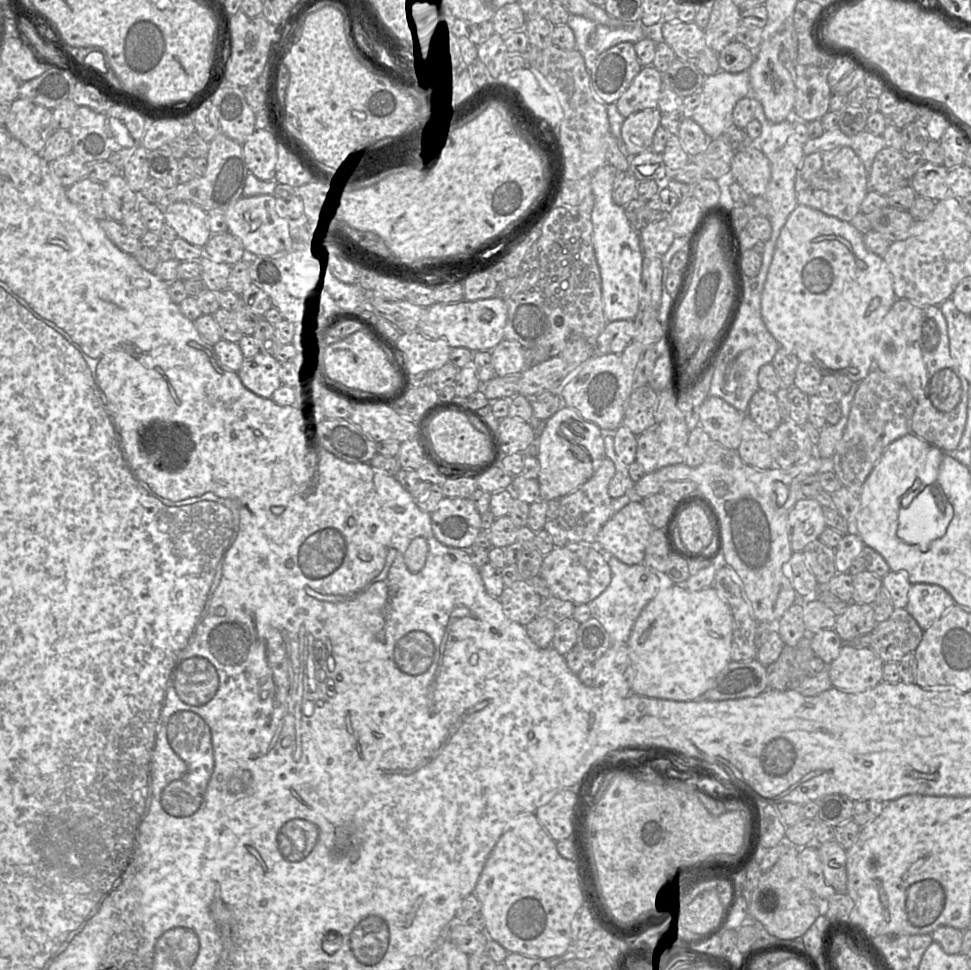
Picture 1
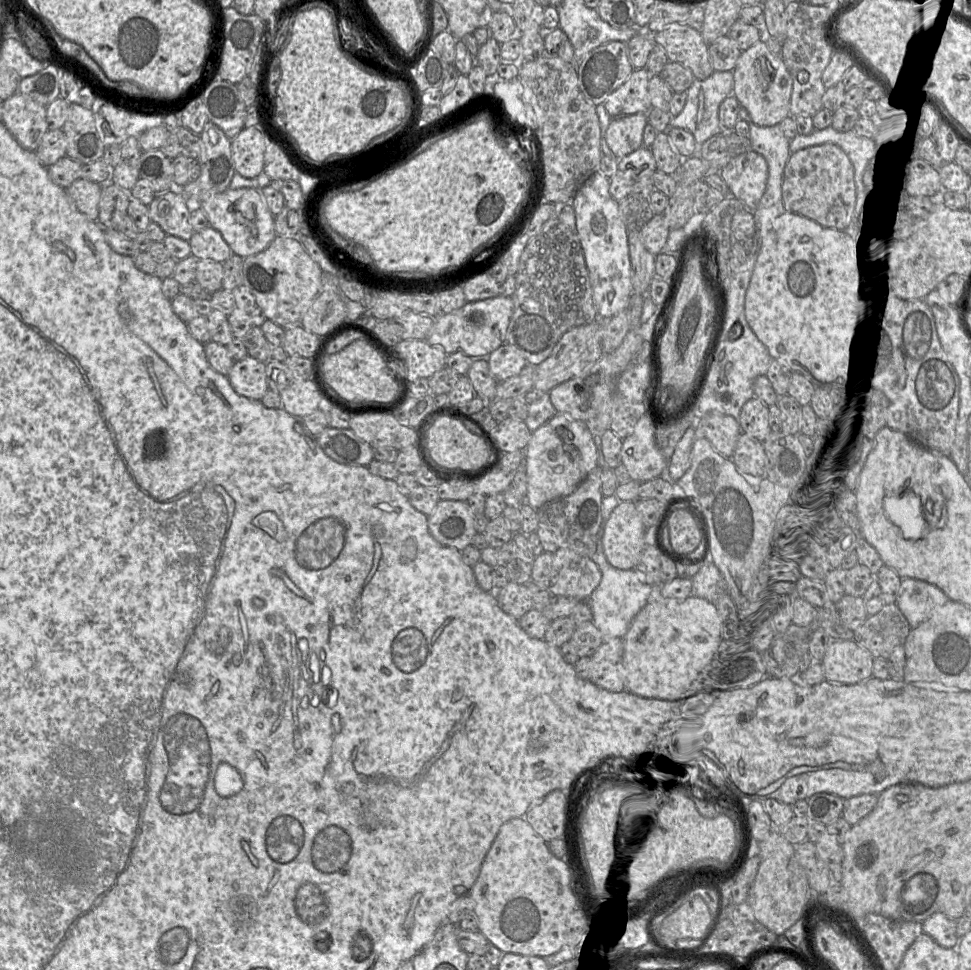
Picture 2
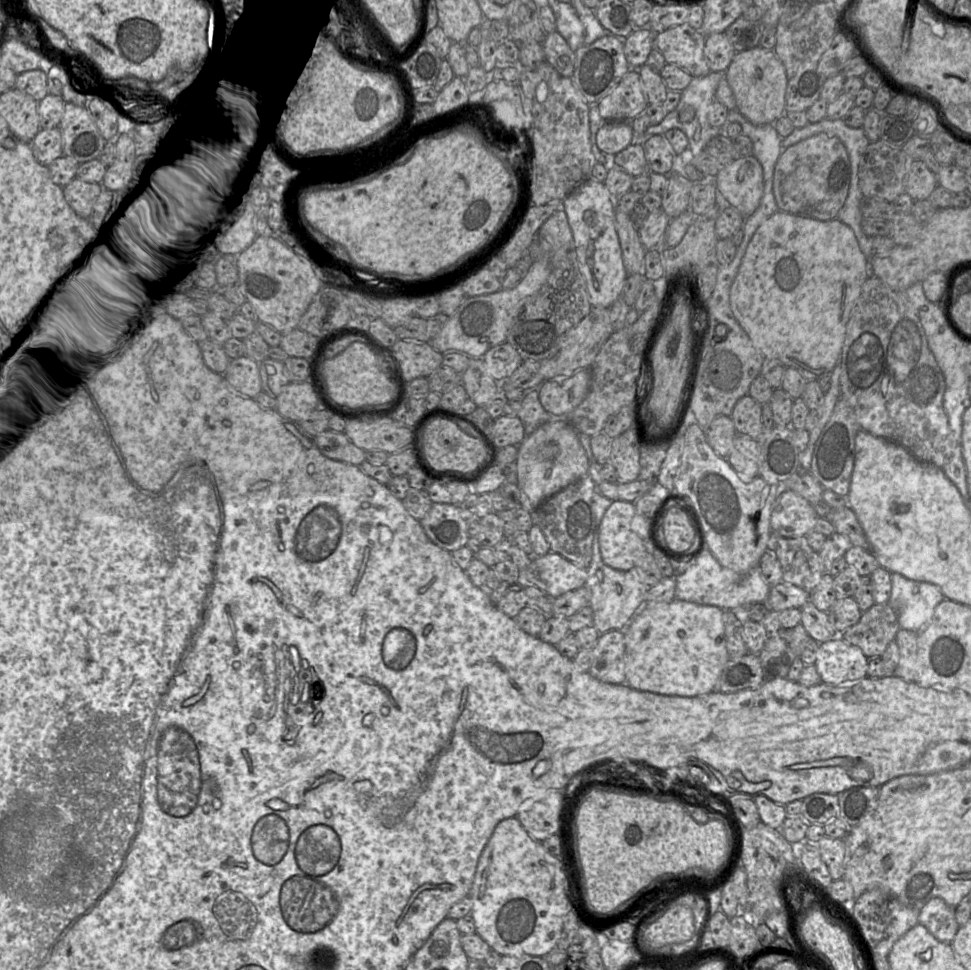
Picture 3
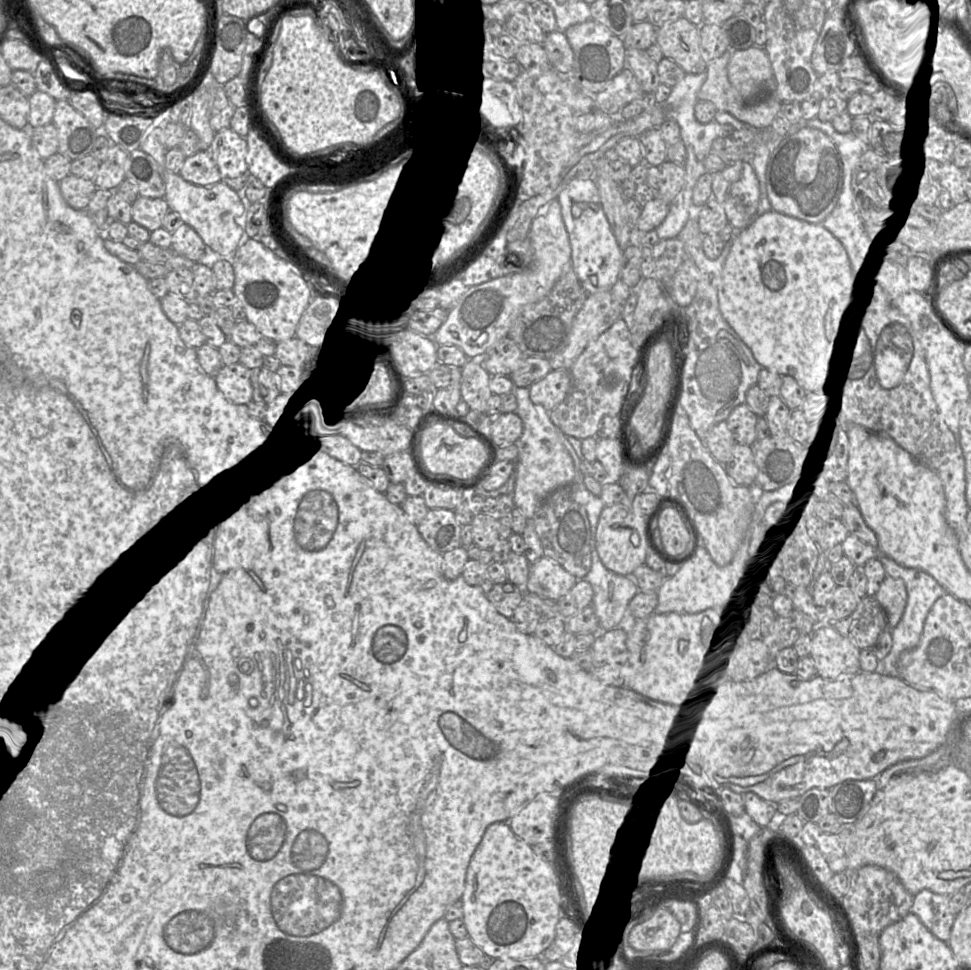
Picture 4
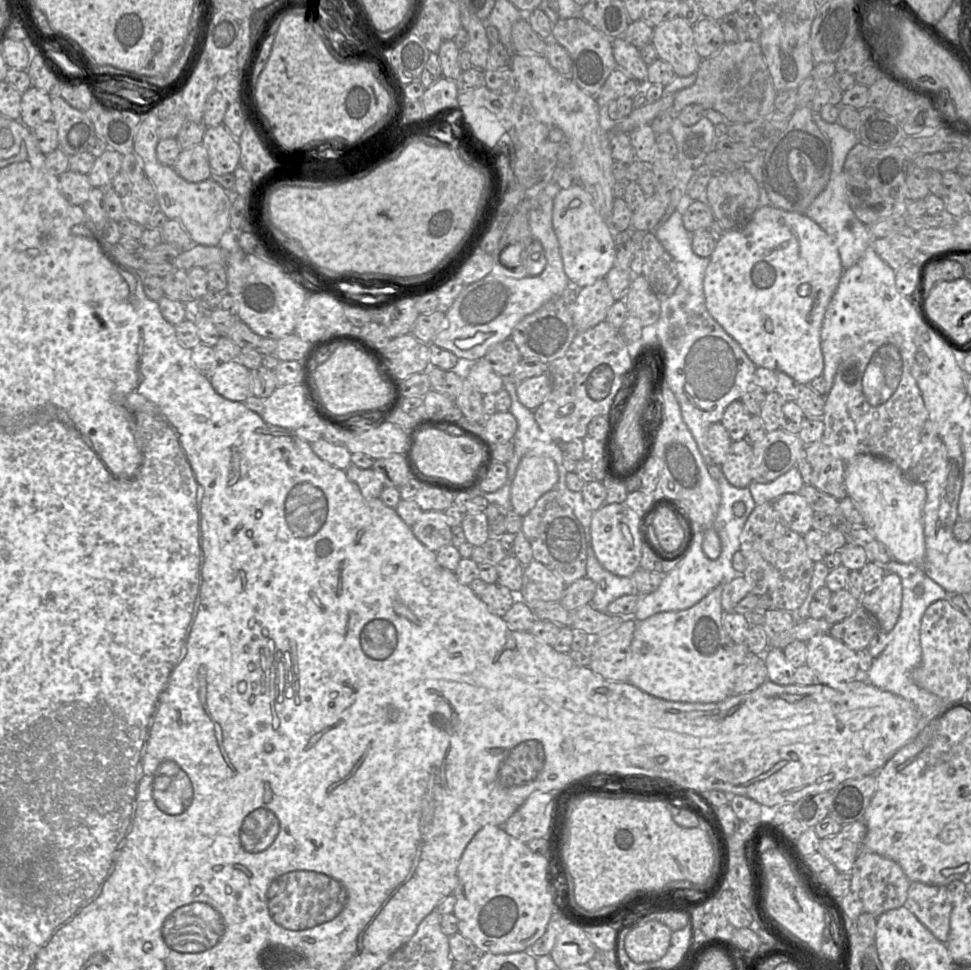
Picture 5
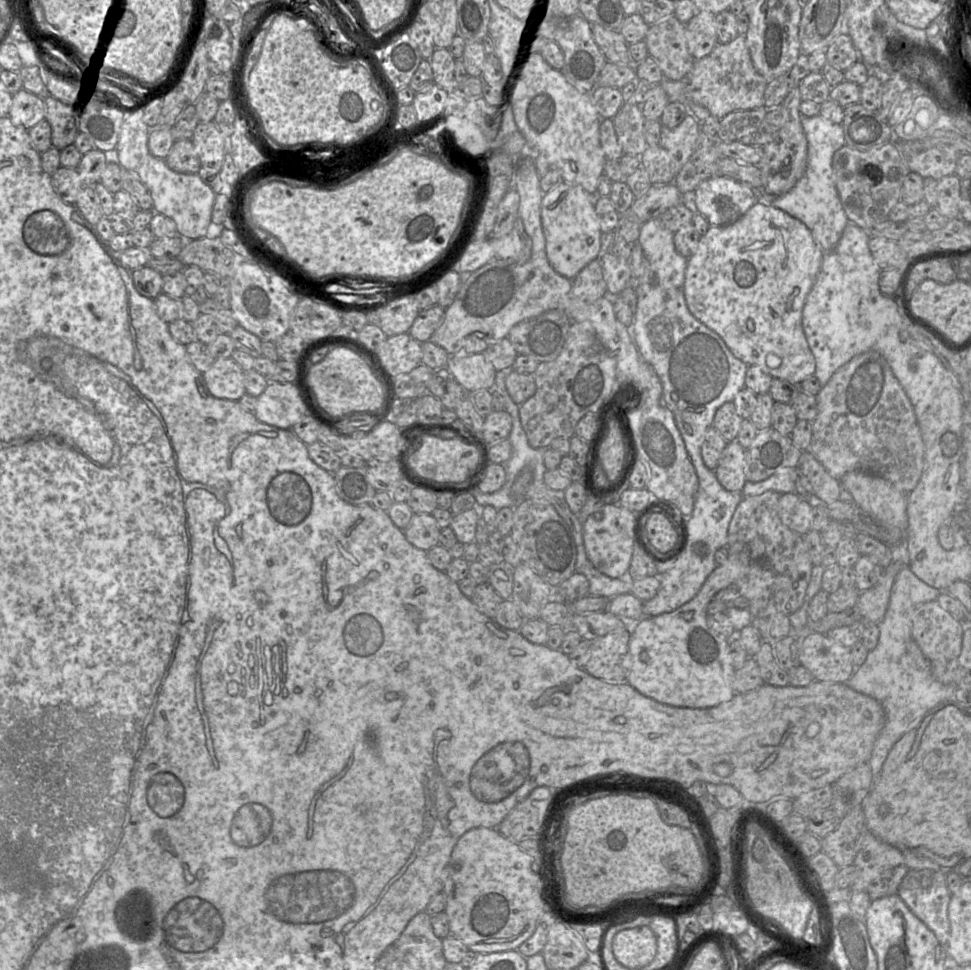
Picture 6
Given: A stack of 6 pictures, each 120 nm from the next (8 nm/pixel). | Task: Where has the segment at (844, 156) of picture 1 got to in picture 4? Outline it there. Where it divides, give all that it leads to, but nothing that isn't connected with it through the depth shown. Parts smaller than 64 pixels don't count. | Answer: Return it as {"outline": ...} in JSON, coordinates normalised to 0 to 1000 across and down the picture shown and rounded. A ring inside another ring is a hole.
{"outline":[[[825,130],[820,136],[805,142],[794,157],[790,169],[789,193],[794,214],[833,230],[847,231],[863,209],[868,194],[868,169],[856,143],[846,134]]]}

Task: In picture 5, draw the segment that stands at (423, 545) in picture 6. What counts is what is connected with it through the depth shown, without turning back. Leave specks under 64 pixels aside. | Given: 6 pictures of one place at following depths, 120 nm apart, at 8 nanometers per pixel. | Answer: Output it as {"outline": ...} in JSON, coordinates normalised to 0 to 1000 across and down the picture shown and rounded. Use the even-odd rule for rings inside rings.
{"outline":[[[436,527],[423,545],[432,559],[447,569],[464,561],[465,546],[459,538],[457,528]]]}

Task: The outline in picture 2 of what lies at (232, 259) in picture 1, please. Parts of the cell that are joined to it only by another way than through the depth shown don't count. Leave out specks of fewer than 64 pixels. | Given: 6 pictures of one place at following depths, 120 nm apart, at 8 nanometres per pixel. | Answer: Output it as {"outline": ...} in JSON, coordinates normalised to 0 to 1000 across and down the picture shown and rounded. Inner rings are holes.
{"outline":[[[215,233],[200,239],[195,247],[197,263],[205,268],[231,271],[240,260],[226,238]]]}

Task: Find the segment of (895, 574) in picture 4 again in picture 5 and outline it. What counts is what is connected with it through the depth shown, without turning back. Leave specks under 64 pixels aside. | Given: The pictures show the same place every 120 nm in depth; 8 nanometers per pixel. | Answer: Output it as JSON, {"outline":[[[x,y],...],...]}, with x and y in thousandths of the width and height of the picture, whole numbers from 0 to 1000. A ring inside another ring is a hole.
{"outline":[[[918,576],[908,584],[912,591],[922,591],[928,597],[930,611],[928,631],[922,646],[913,653],[913,666],[904,677],[900,678],[897,689],[890,695],[891,700],[899,707],[939,725],[947,734],[949,741],[953,741],[954,746],[957,746],[977,727],[966,718],[944,707],[938,699],[938,693],[947,685],[950,679],[949,638],[958,623],[968,618],[974,618],[976,611],[961,599],[946,581],[928,580]]]}

